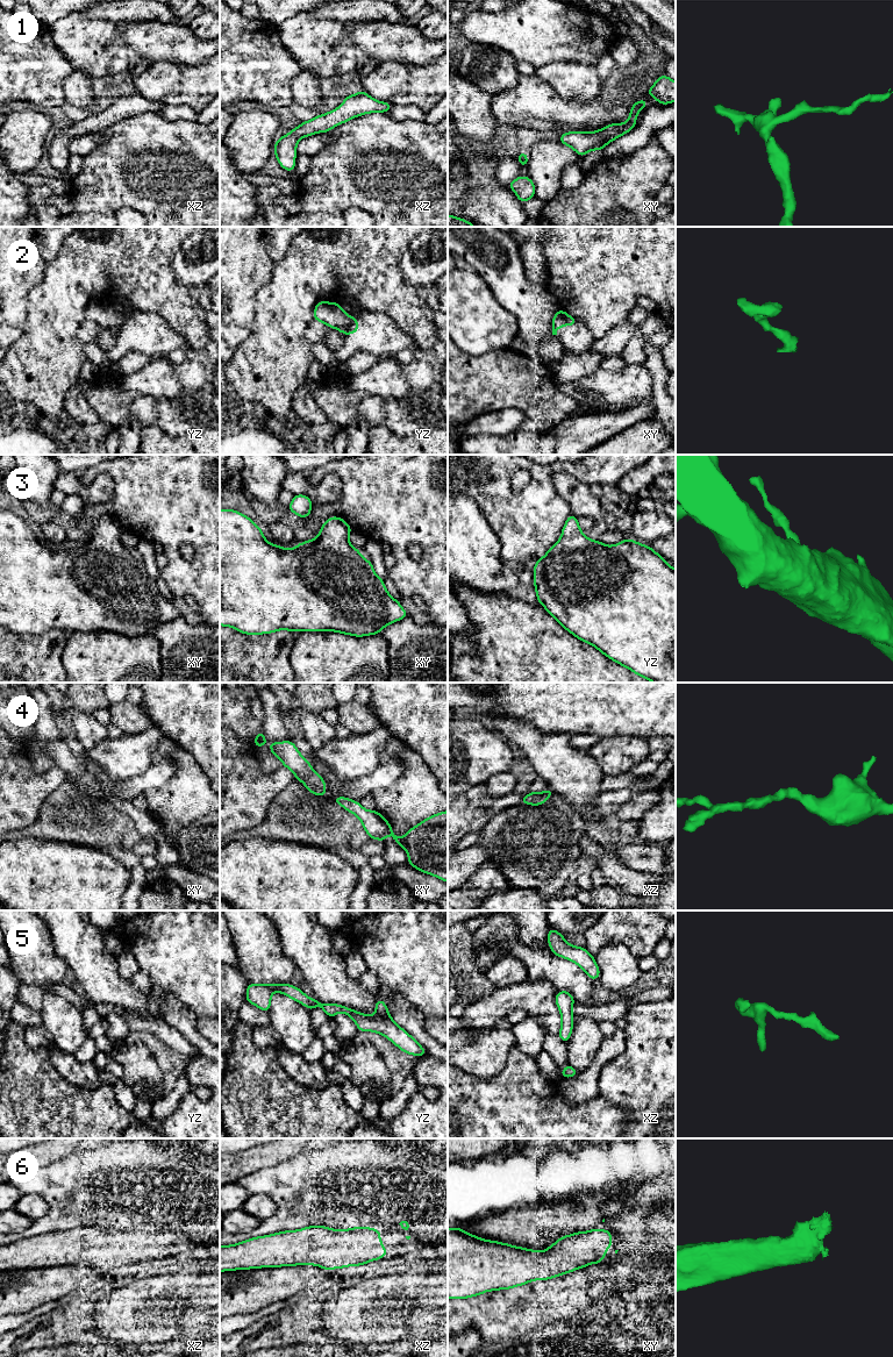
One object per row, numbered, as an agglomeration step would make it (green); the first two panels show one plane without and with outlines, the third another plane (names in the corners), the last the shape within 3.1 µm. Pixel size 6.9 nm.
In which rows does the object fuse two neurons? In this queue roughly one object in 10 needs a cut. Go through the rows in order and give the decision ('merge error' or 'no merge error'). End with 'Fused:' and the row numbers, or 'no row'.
1: no merge error
2: merge error
3: no merge error
4: no merge error
5: no merge error
6: no merge error
Fused: 2

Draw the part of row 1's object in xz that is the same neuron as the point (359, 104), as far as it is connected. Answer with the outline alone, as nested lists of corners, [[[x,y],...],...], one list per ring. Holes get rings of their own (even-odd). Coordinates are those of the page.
[[[360,90],[353,95],[345,95],[343,103],[334,110],[300,123],[278,138],[273,152],[279,165],[287,172],[292,172],[295,167],[297,144],[301,138],[317,133],[328,133],[338,124],[360,115],[376,112],[387,113],[392,107],[392,103],[378,101]]]

